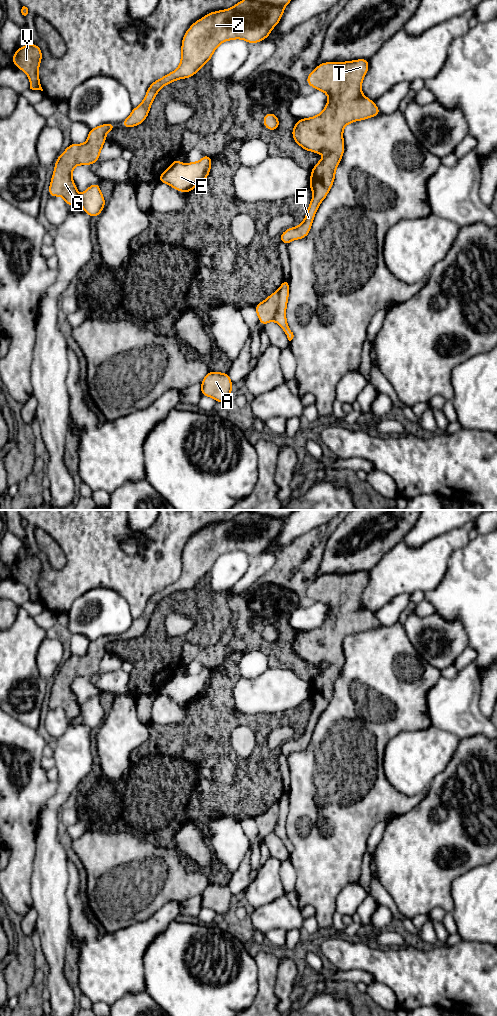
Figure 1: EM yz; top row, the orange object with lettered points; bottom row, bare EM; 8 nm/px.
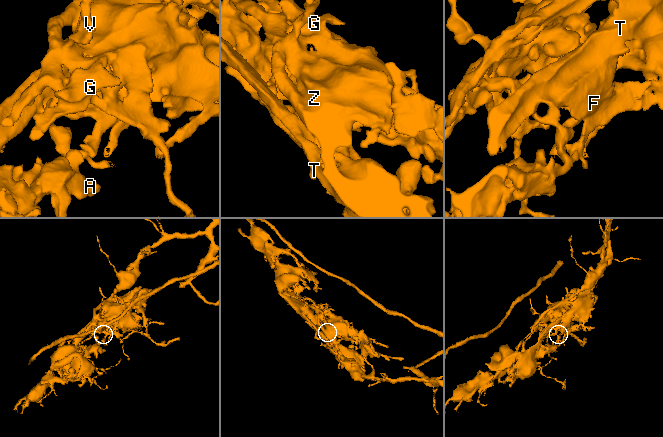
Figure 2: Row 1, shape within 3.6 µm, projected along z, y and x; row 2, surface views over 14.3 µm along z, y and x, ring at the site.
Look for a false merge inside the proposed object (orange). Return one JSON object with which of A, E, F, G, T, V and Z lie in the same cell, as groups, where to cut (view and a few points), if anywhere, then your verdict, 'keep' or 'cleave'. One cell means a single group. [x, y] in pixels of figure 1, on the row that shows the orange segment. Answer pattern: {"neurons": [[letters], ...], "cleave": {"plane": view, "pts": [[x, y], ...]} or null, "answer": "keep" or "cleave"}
{"neurons": [["A", "F", "G", "T", "V", "Z"], ["E"]], "cleave": {"plane": "yz", "pts": [[278, 291], [278, 306], [272, 319]]}, "answer": "cleave"}

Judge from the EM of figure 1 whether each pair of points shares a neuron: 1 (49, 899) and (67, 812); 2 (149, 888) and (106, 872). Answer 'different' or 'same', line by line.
1: different
2: same

